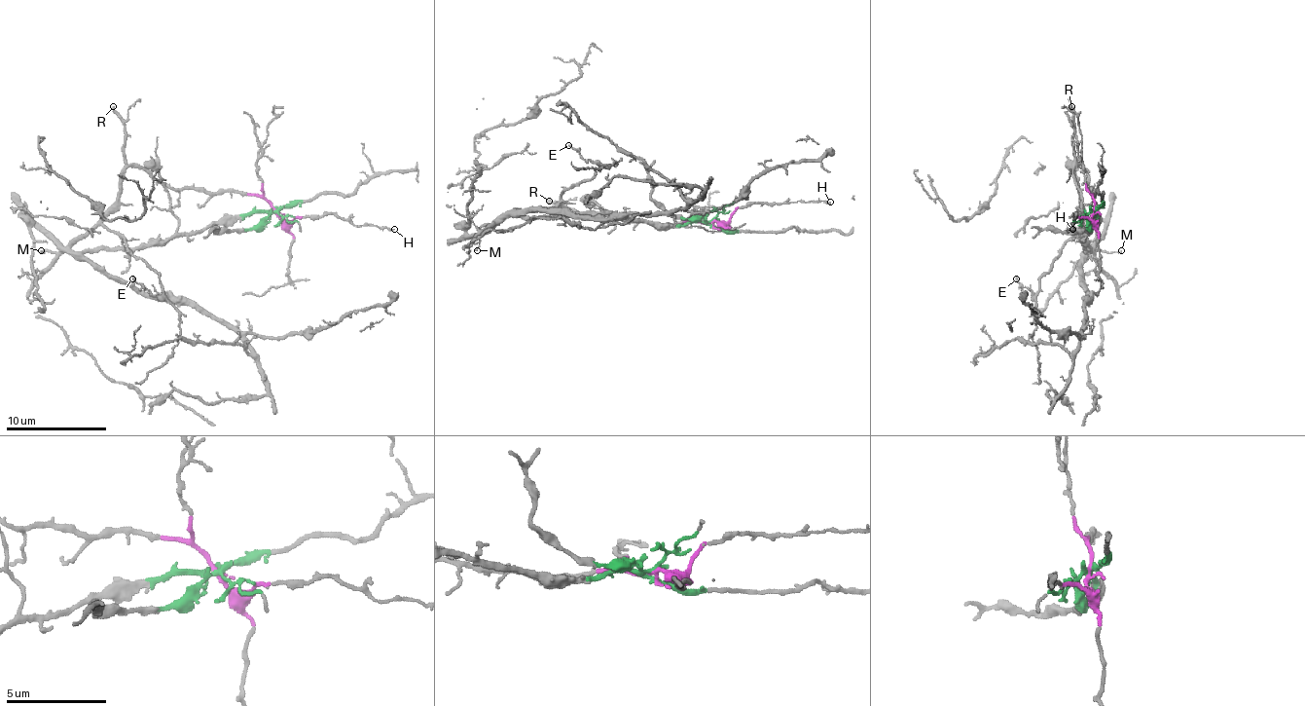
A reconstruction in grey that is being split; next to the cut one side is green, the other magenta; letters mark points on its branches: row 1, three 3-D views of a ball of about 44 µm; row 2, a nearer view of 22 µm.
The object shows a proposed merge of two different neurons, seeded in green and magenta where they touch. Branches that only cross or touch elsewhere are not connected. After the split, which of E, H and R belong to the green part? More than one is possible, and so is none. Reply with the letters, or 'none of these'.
none of these

